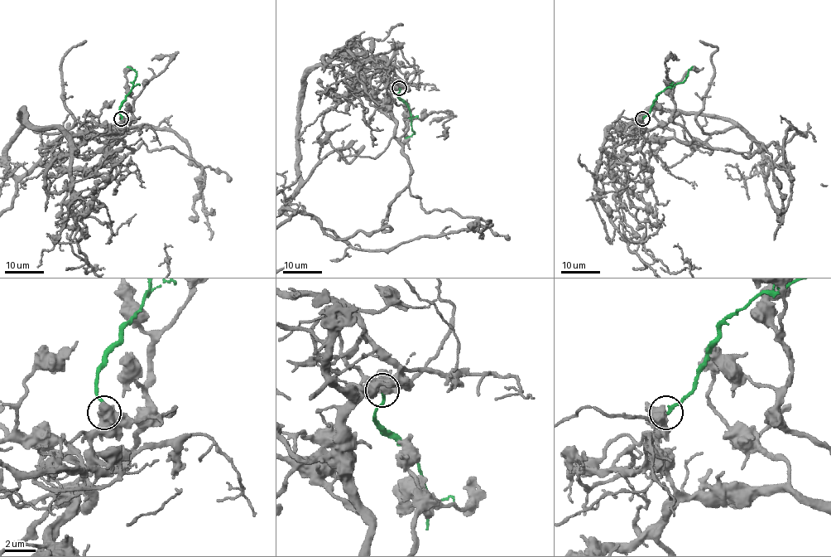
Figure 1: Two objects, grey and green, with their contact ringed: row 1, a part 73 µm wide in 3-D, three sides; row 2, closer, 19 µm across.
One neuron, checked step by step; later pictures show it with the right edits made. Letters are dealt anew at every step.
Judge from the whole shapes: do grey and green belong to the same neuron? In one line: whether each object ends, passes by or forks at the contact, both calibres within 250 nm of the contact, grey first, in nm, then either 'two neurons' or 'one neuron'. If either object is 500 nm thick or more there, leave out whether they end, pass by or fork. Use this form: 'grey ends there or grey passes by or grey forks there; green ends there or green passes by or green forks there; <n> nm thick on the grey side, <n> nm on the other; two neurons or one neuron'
650 nm thick on the grey side, 220 nm on the other; two neurons

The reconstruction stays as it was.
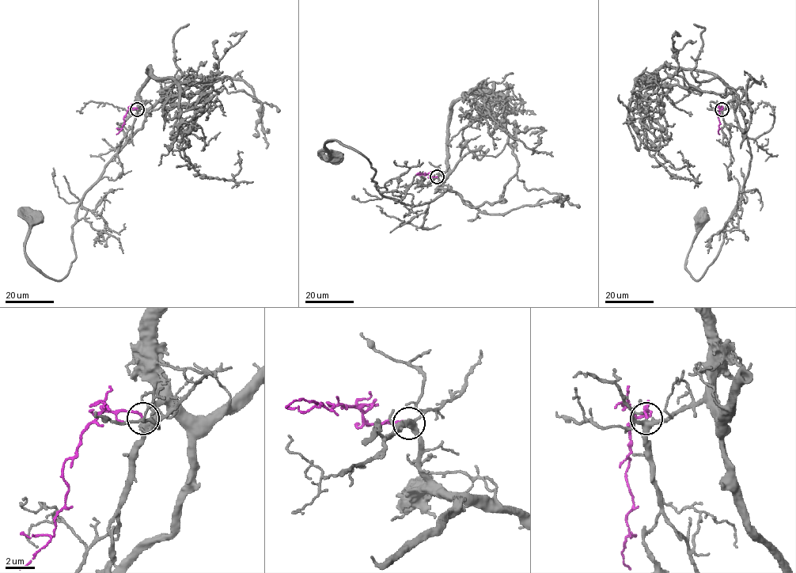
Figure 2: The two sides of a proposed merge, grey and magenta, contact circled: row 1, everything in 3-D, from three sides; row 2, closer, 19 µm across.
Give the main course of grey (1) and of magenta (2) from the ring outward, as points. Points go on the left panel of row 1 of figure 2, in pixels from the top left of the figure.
1: (137, 108), (145, 111), (142, 127), (78, 206), (76, 259), (60, 280), (47, 277), (25, 252), (36, 218)
2: (137, 108), (130, 108), (128, 110), (123, 116), (122, 129), (116, 134)

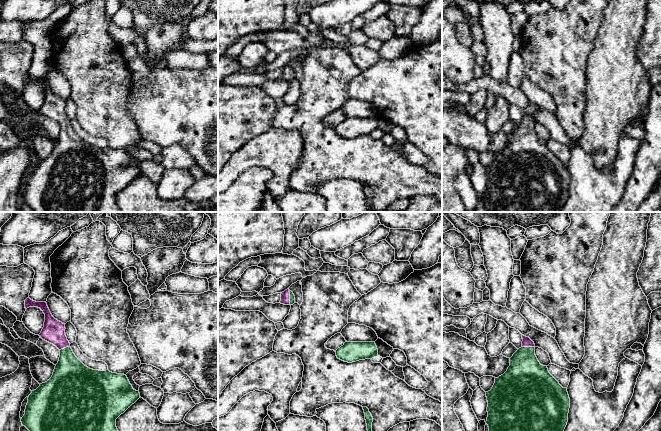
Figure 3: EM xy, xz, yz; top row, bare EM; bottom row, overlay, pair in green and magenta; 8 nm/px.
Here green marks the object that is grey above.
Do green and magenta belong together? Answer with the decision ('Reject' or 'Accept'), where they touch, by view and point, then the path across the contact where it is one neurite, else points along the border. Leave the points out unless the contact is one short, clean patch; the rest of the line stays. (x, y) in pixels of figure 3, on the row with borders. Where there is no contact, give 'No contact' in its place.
Accept. Touches green at xz (290, 297). Path across: xz (292, 298), (290, 297), (285, 296)

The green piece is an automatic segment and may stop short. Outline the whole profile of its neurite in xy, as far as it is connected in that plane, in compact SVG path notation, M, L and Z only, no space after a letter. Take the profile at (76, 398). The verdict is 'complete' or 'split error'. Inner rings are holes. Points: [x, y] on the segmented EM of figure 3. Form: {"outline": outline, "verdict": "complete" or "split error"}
{"outline": "M28 297L25 308L29 307L38 307L45 314L39 336L55 345L60 350L60 357L52 377L29 395L22 425L29 431L118 431L116 419L140 398L139 391L133 389L124 374L85 366L70 347L65 324L52 316L46 302L36 302Z", "verdict": "split error"}

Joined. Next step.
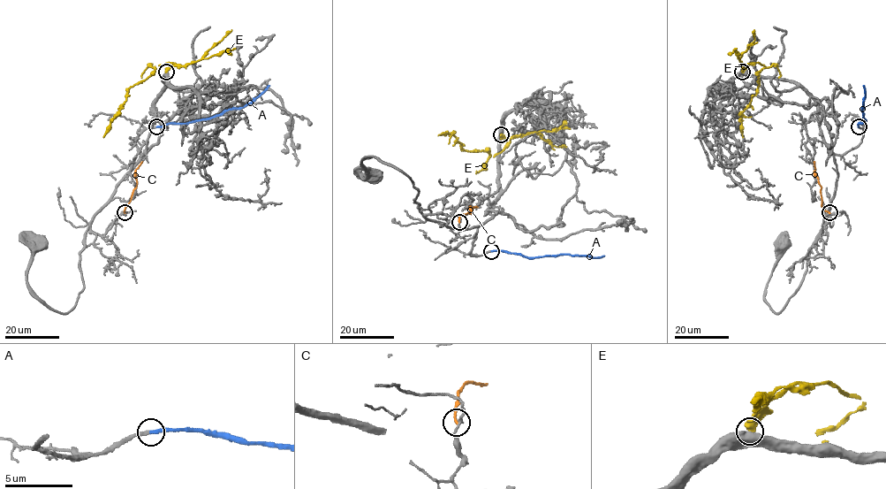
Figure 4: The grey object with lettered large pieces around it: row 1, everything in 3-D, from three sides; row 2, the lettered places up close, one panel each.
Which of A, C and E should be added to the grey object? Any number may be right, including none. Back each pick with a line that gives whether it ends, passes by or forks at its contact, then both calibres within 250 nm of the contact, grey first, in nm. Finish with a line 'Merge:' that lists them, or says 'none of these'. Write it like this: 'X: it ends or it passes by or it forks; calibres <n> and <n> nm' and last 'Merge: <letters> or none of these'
A: it ends; calibres 280 and 320 nm
Merge: A

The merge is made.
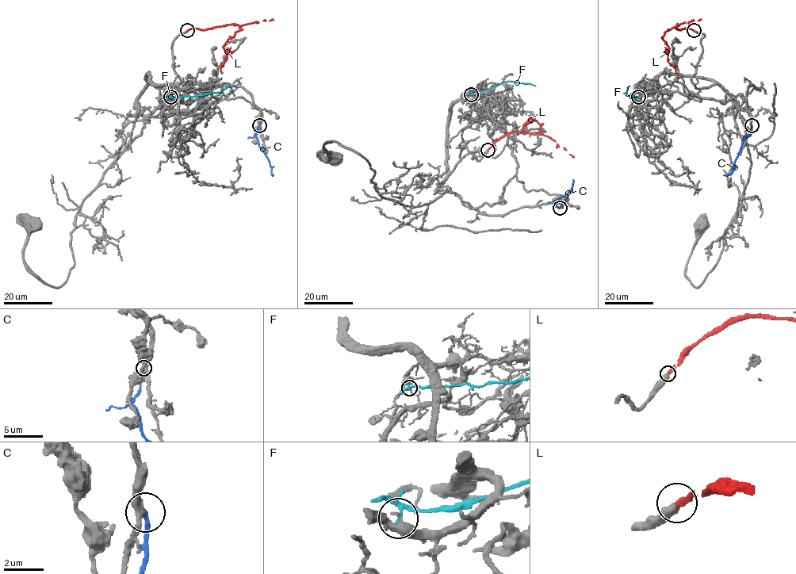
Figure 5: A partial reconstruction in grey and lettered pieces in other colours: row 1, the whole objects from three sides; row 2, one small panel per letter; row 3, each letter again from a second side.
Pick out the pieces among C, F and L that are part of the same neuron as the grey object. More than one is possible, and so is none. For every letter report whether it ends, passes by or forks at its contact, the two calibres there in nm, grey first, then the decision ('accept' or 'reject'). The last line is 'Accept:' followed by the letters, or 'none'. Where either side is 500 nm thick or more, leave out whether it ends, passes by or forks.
C: it ends; calibres 320 and 240 nm; reject
F: it forks; calibres 130 and 150 nm; reject
L: it ends; calibres 440 and 280 nm; accept
Accept: L

